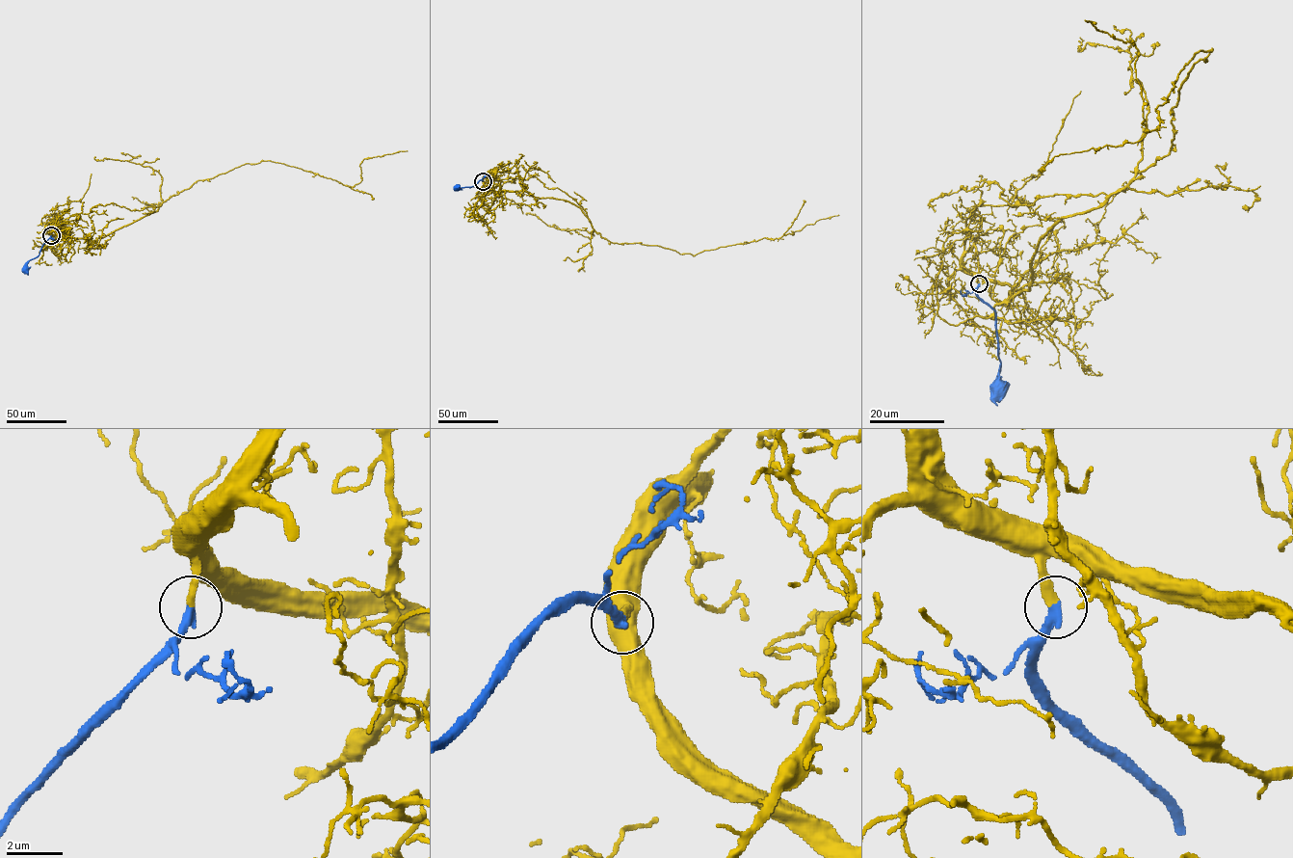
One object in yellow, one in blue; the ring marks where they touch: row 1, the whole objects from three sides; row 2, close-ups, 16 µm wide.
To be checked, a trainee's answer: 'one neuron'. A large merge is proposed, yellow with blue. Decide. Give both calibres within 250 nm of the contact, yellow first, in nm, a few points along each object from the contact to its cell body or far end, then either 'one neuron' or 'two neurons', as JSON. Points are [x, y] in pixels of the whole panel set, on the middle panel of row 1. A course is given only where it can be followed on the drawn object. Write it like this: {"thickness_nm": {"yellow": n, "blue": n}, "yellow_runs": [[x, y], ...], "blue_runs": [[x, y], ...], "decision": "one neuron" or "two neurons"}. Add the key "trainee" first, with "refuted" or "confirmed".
{"trainee": "confirmed", "thickness_nm": {"yellow": 320, "blue": 380}, "yellow_runs": [[483, 180], [495, 191], [565, 200], [611, 242], [681, 254], [779, 238], [838, 215]], "blue_runs": [[483, 180], [474, 186], [457, 188]], "decision": "one neuron"}

